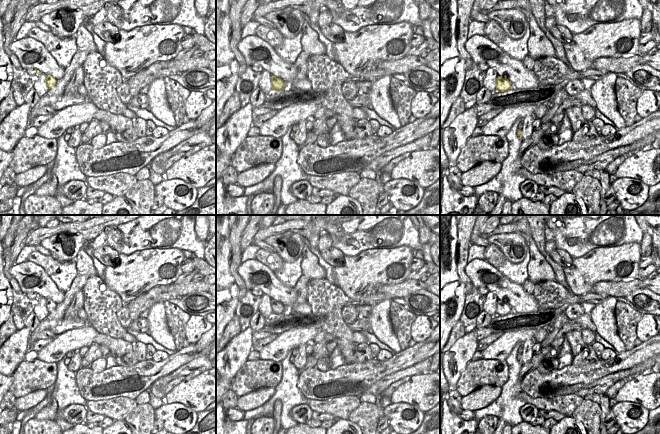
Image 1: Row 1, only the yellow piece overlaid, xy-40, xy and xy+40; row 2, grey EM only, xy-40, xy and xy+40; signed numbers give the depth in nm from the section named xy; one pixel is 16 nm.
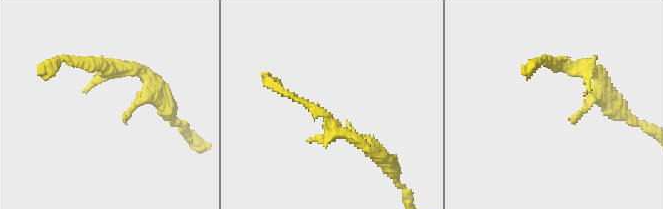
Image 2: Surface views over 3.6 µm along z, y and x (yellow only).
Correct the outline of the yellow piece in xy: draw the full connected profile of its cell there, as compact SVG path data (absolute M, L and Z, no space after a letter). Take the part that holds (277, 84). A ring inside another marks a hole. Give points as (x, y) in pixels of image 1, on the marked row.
M271 74L270 79L271 79L273 91L282 90L286 85L286 83L283 80L281 80L280 78L277 78L276 76L274 76L272 74Z

